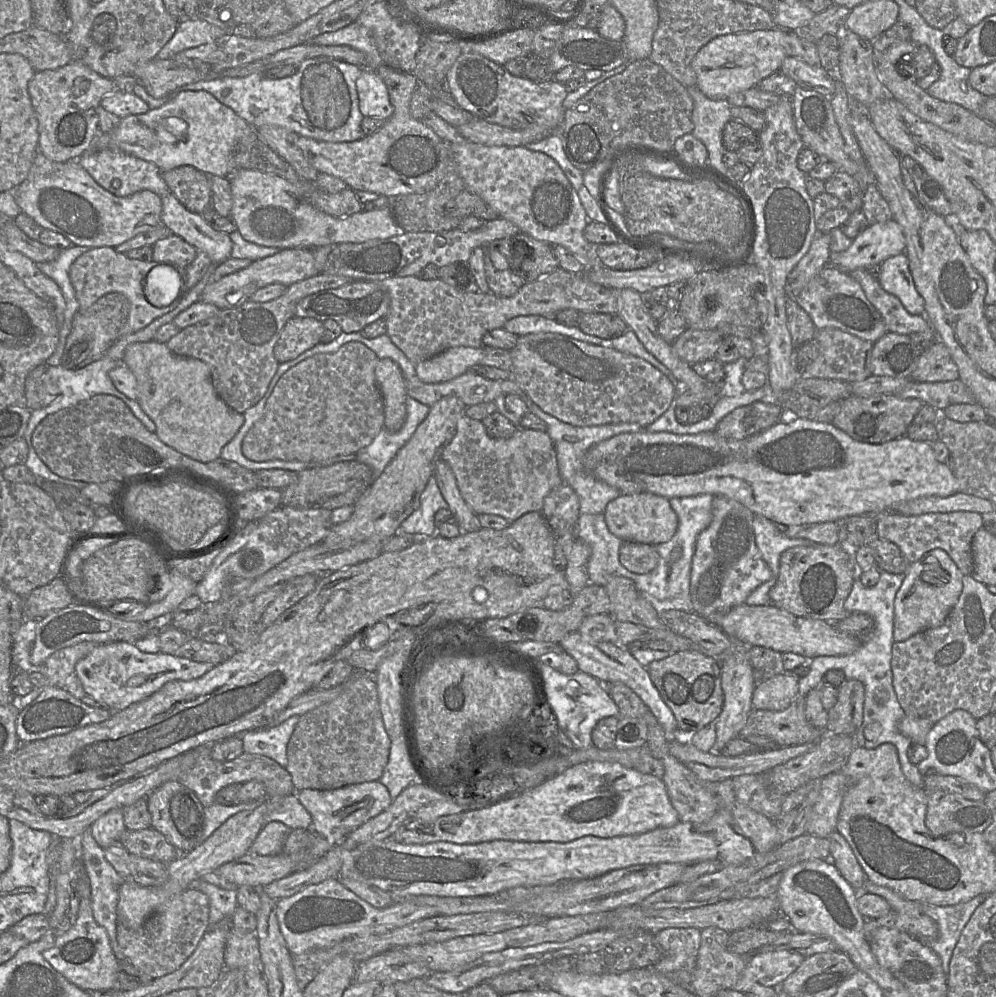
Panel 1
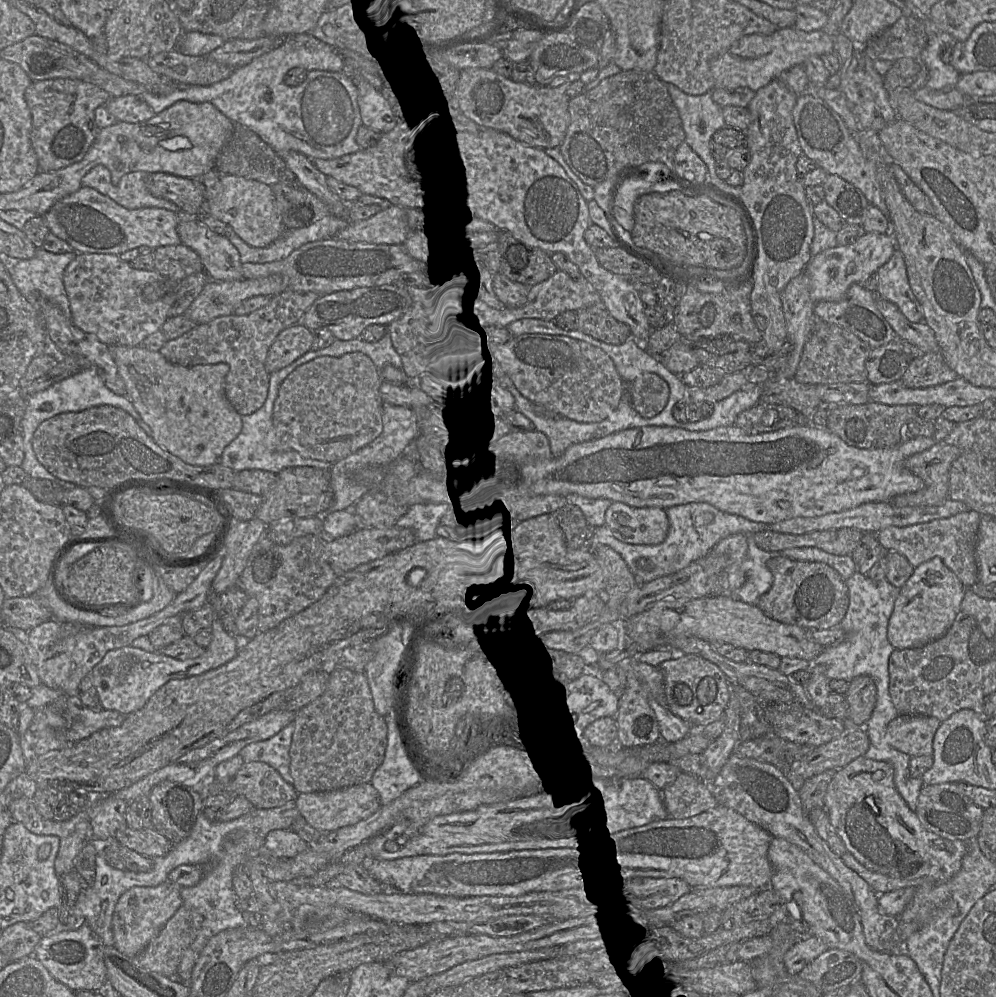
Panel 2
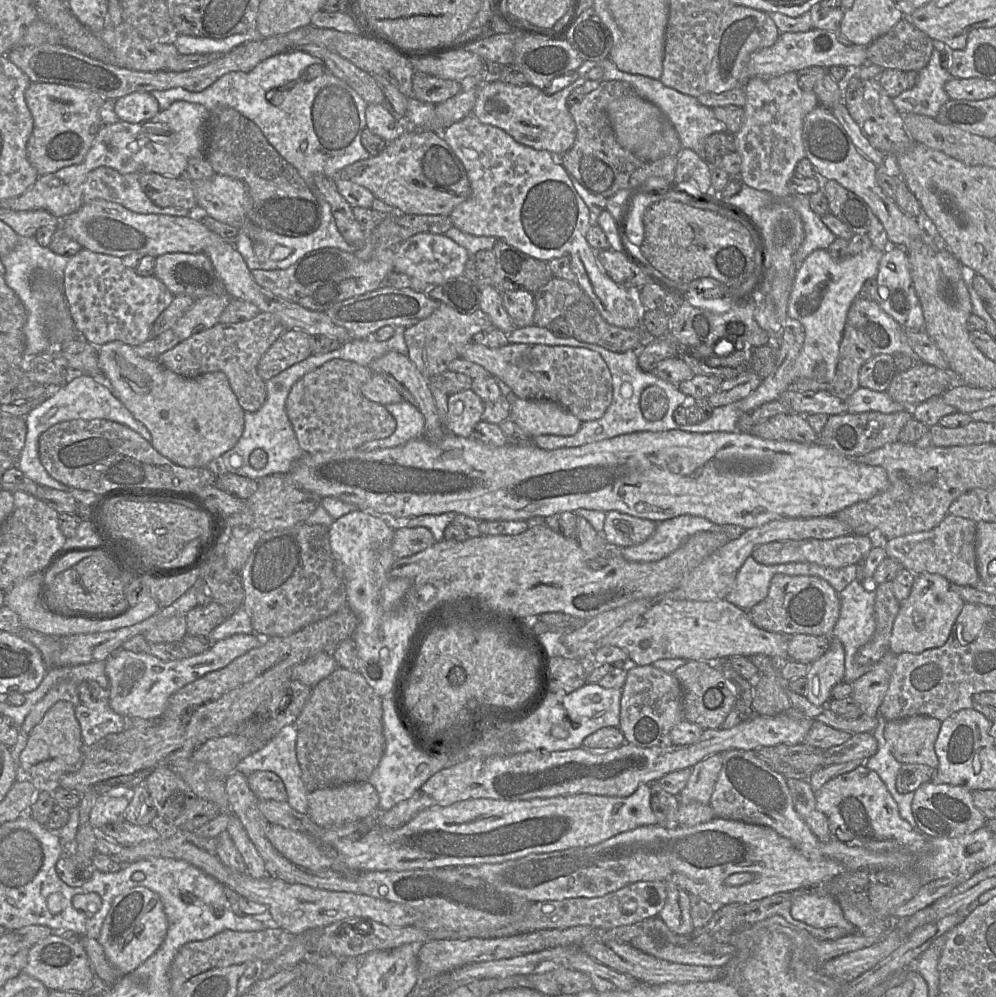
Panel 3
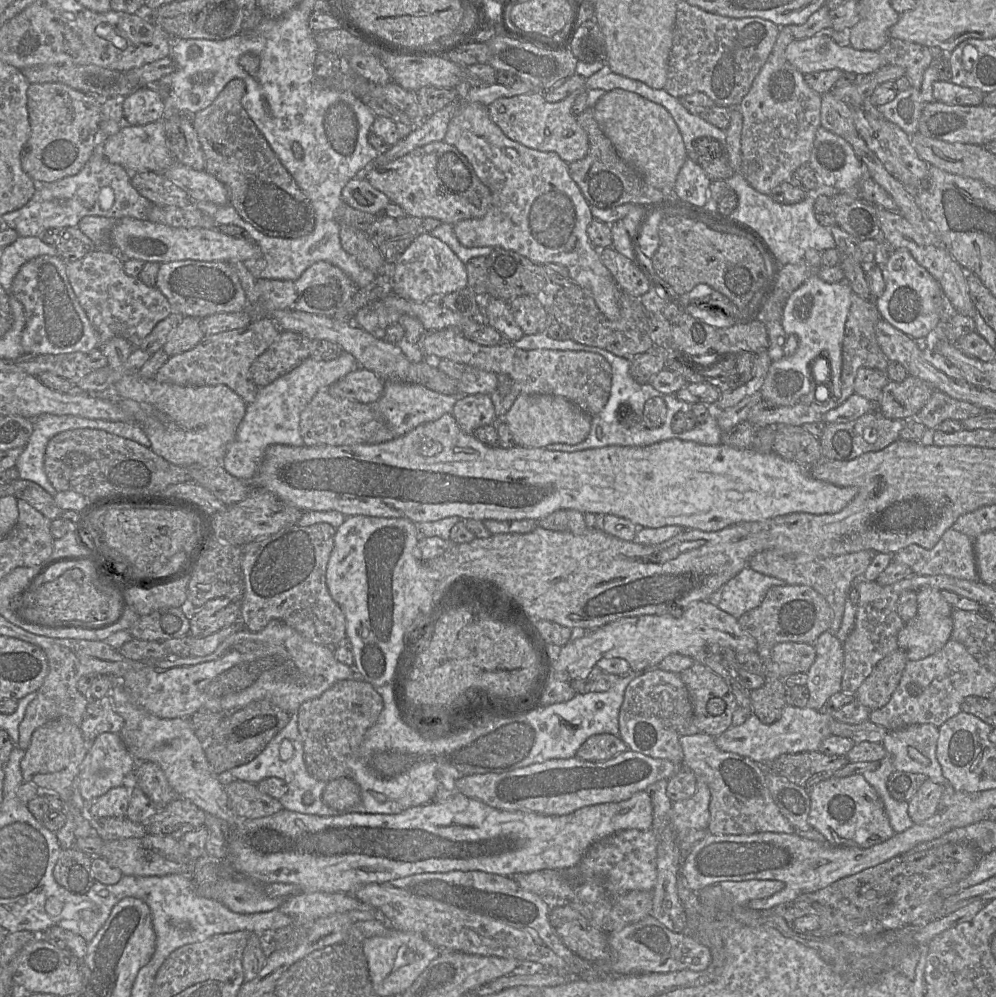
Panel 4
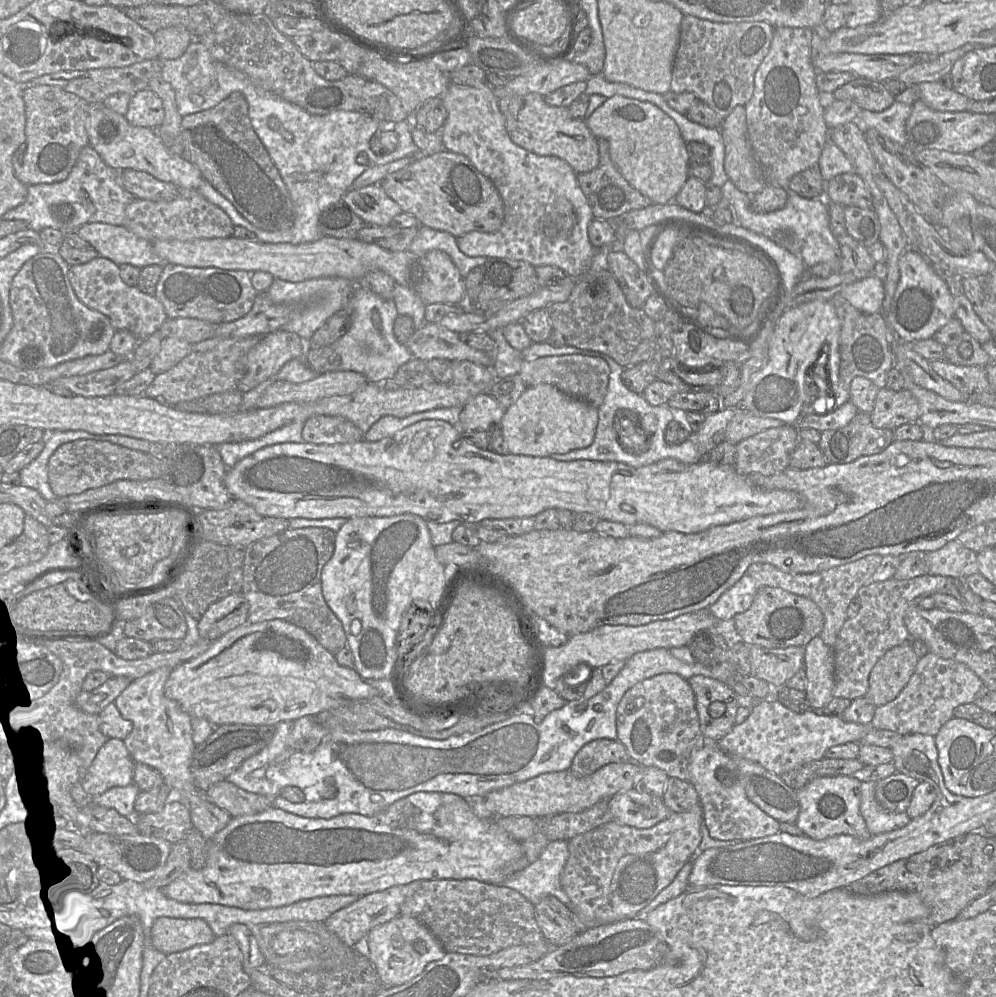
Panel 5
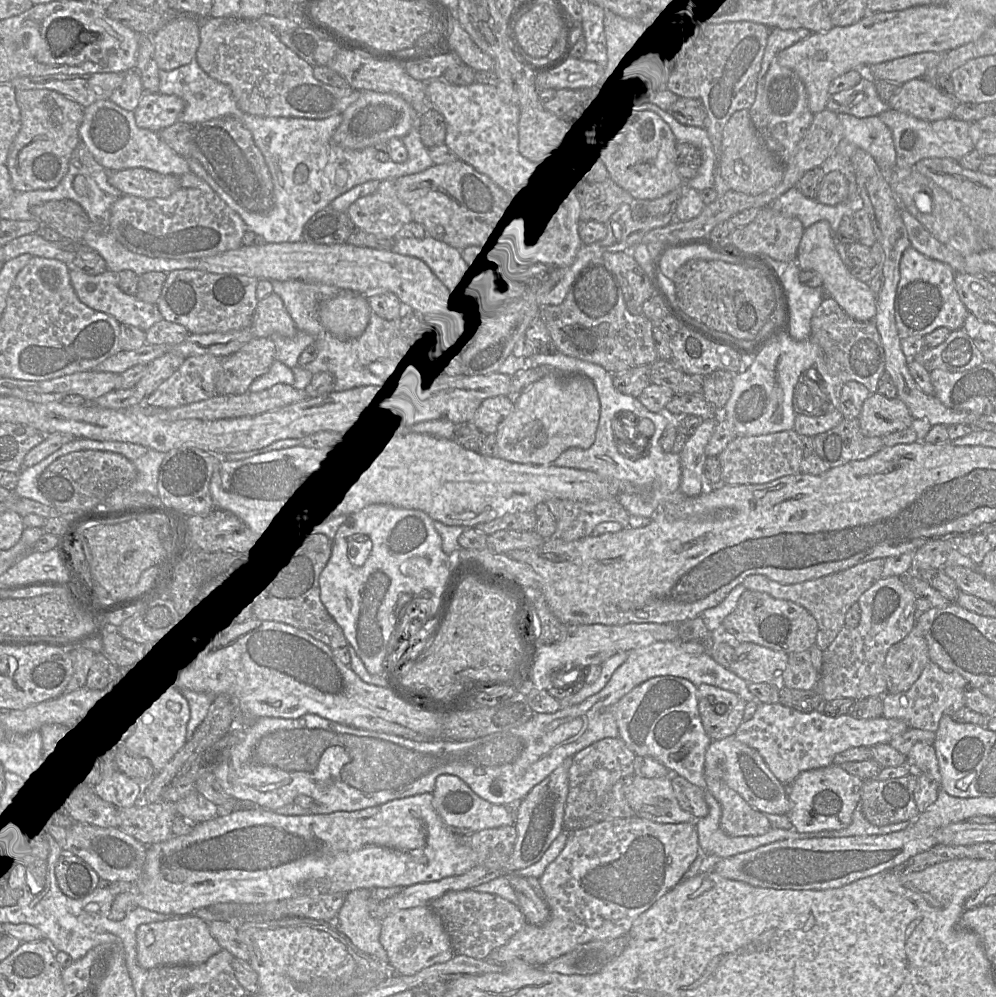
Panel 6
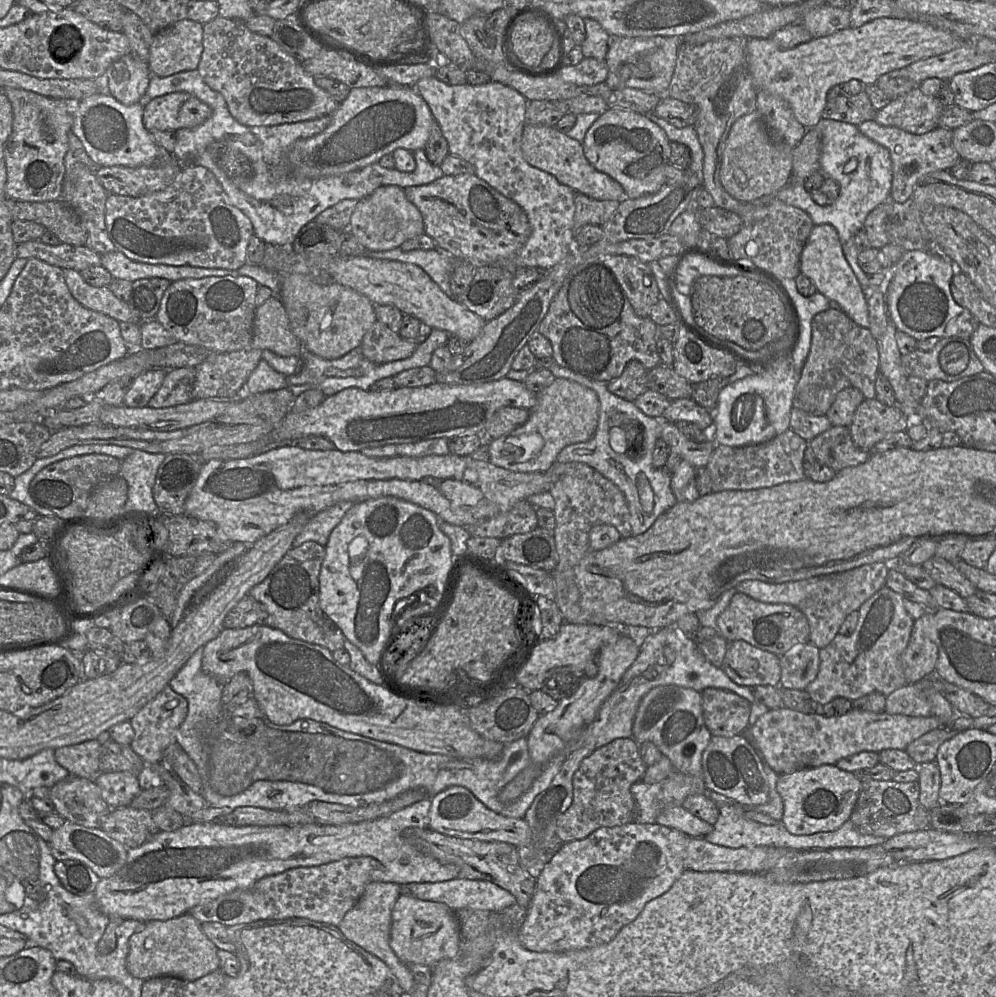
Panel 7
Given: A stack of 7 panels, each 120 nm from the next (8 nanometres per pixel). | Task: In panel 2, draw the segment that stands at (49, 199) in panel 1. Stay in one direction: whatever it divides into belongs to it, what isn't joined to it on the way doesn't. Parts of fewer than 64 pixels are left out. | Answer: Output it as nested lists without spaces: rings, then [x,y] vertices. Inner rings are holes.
[[[86,186],[57,201],[42,217],[50,232],[69,243],[76,253],[119,255],[140,246],[154,250],[181,243],[177,232],[180,218],[176,213],[155,207],[128,210]]]

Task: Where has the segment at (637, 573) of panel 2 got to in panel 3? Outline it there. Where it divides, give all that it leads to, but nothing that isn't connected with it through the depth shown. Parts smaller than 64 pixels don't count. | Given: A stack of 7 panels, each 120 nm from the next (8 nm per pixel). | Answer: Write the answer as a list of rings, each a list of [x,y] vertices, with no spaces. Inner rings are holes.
[[[681,515],[656,523],[655,532],[645,542],[621,549],[626,560],[639,563],[659,561],[698,532],[725,532],[732,540],[737,539],[745,530],[735,525],[718,525],[693,515]]]

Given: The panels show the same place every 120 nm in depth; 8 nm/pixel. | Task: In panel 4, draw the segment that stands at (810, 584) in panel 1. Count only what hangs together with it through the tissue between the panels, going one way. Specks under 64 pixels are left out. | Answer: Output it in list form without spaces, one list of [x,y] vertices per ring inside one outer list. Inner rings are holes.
[[[805,585],[772,586],[761,605],[741,617],[738,623],[753,636],[759,649],[772,649],[778,643],[799,642],[814,644],[830,628],[833,611],[827,601],[813,588]]]

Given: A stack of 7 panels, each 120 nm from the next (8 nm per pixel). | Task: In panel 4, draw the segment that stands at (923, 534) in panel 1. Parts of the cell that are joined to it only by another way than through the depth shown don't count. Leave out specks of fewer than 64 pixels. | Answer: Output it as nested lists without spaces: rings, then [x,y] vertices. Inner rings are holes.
[[[953,527],[948,529],[939,542],[930,550],[912,544],[896,552],[892,557],[893,561],[908,565],[912,569],[914,575],[946,575],[961,580],[977,580],[974,540],[956,531]]]

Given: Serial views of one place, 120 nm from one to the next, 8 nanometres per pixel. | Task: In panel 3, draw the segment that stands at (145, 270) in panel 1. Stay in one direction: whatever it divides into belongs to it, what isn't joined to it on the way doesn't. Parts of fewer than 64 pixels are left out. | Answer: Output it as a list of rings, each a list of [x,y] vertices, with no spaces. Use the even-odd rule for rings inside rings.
[[[82,249],[70,258],[64,270],[62,284],[71,317],[80,336],[100,347],[112,341],[121,341],[132,347],[150,339],[151,328],[159,315],[172,303],[174,295],[154,275],[143,277],[135,269],[126,267],[122,258]]]

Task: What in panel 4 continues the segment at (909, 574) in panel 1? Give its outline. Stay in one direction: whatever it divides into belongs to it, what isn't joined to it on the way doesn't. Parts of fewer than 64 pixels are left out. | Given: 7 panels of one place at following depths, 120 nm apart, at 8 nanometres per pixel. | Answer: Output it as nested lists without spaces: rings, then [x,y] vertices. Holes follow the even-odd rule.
[[[926,587],[917,593],[918,611],[914,618],[905,623],[898,634],[898,650],[902,650],[907,659],[918,661],[943,649],[951,638],[953,630],[953,607],[936,588]]]

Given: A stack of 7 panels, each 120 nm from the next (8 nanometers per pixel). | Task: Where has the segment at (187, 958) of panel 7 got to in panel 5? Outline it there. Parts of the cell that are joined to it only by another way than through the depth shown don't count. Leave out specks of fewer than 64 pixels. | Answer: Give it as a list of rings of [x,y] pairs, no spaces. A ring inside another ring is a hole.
[[[159,917],[151,929],[151,944],[166,956],[196,945],[211,943],[215,935],[200,918]]]

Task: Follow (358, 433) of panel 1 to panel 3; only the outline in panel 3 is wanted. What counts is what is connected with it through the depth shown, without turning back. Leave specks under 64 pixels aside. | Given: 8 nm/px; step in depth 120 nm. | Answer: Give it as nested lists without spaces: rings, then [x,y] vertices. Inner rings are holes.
[[[332,359],[305,374],[292,386],[285,408],[298,444],[305,454],[356,449],[365,442],[387,438],[394,433],[397,426],[395,418],[384,405],[367,399],[361,392],[362,385],[369,380],[372,373],[368,366]]]

